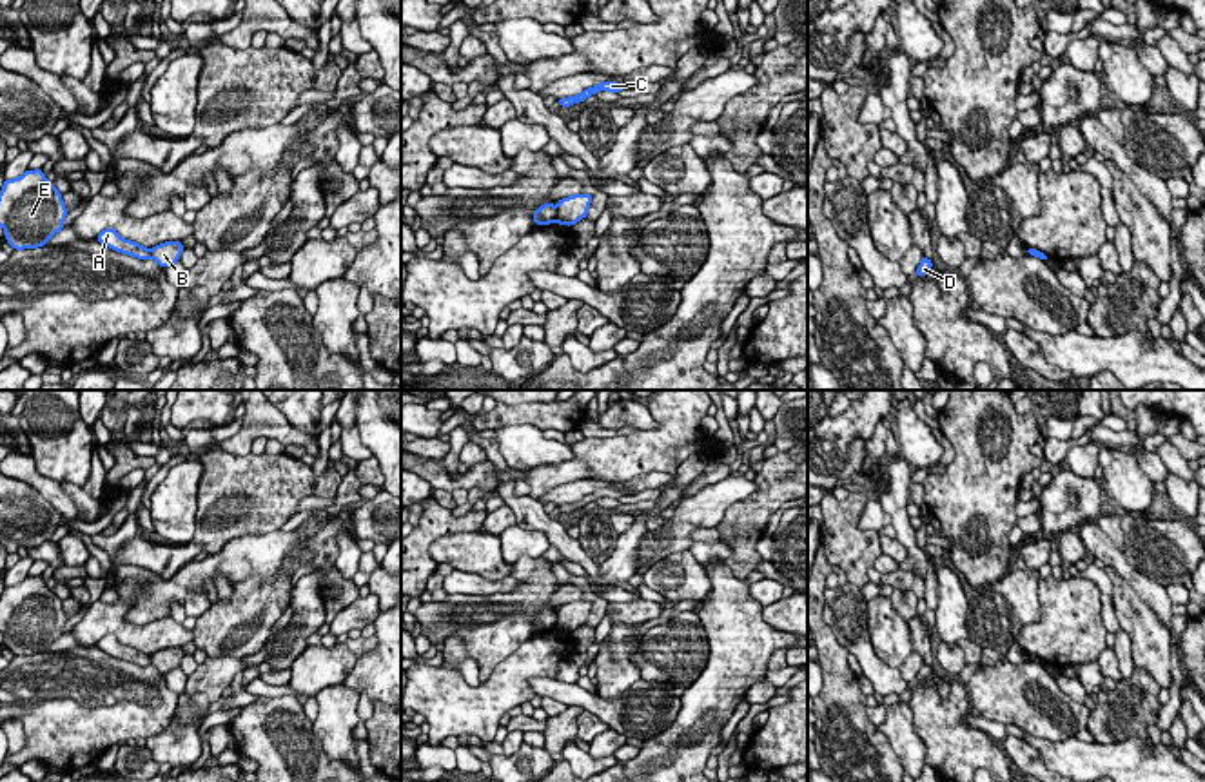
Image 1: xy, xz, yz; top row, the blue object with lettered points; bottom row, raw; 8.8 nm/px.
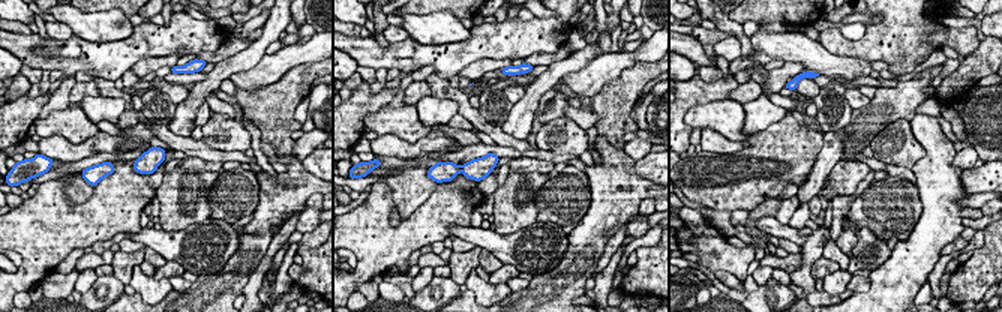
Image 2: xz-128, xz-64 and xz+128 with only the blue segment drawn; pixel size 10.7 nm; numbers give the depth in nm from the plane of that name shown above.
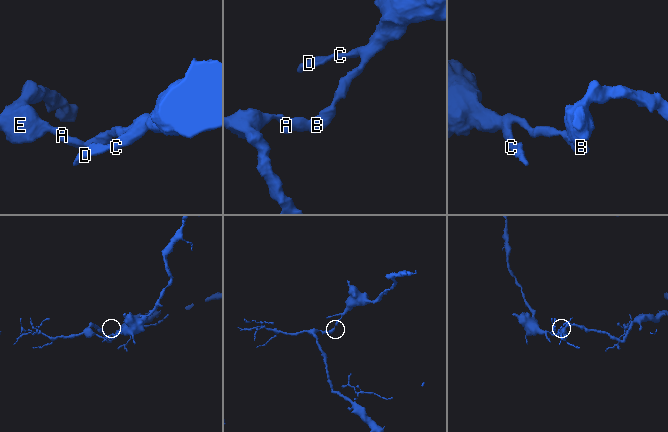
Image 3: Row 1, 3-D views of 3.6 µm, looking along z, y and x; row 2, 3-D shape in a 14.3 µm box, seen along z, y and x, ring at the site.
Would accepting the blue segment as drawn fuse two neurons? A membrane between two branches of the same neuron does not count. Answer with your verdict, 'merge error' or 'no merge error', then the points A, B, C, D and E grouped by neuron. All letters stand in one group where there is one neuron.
merge error; groups A E / B C D

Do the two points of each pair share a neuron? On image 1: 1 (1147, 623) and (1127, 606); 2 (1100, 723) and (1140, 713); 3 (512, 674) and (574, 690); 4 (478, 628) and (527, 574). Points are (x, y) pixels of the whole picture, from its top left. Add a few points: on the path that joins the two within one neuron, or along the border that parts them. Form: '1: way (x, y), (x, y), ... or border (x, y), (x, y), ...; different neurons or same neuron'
1: way (1142, 621), (1133, 612); same neuron
2: way (1109, 723), (1131, 715); same neuron
3: border (554, 677), (532, 677), (527, 683); different neurons
4: way (494, 621), (525, 590); same neuron

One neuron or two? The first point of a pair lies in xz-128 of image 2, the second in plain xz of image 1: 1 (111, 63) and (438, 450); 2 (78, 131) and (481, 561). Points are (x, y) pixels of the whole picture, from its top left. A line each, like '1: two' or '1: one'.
1: two
2: one

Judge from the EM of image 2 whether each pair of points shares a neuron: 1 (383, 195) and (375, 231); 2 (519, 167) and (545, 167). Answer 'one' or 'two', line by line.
1: one
2: one

